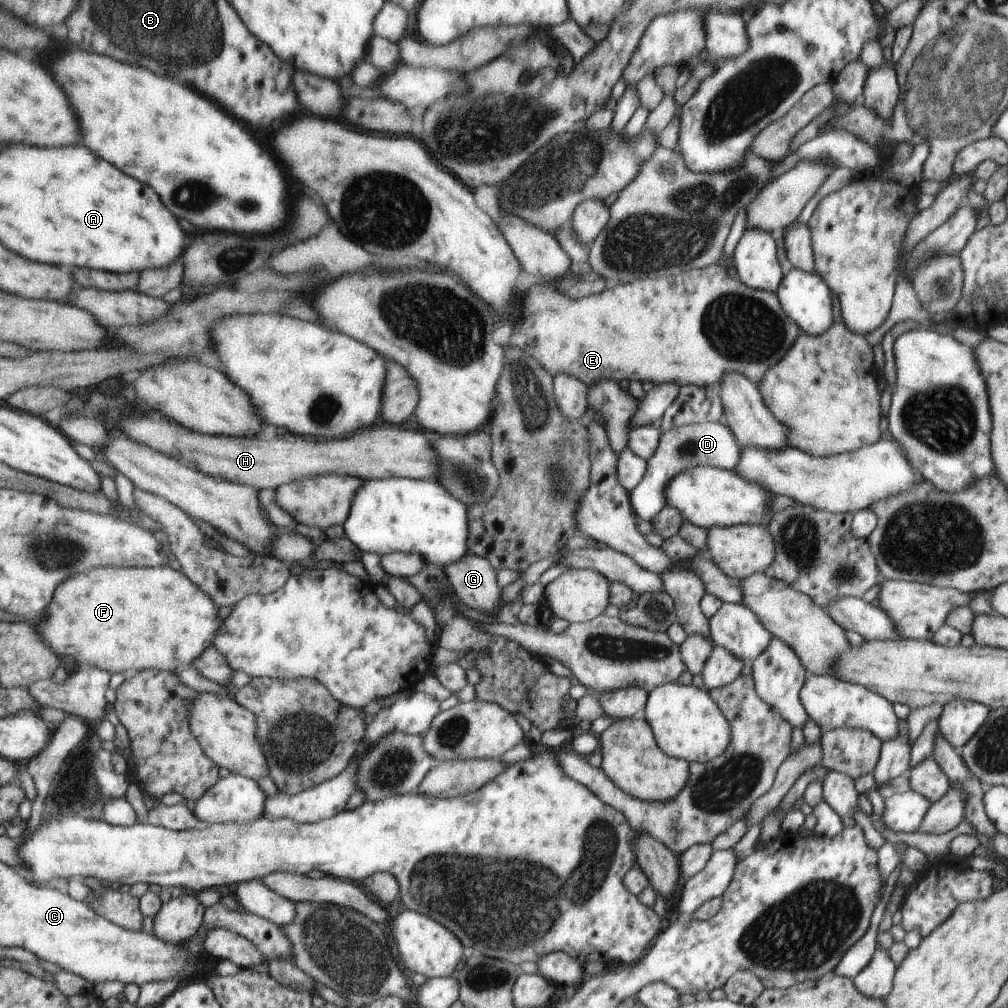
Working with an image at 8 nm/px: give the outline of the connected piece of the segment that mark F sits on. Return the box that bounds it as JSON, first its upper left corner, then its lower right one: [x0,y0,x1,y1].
[38,566,225,675]

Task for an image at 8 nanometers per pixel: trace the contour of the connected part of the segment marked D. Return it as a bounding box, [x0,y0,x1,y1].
[631,422,742,521]

